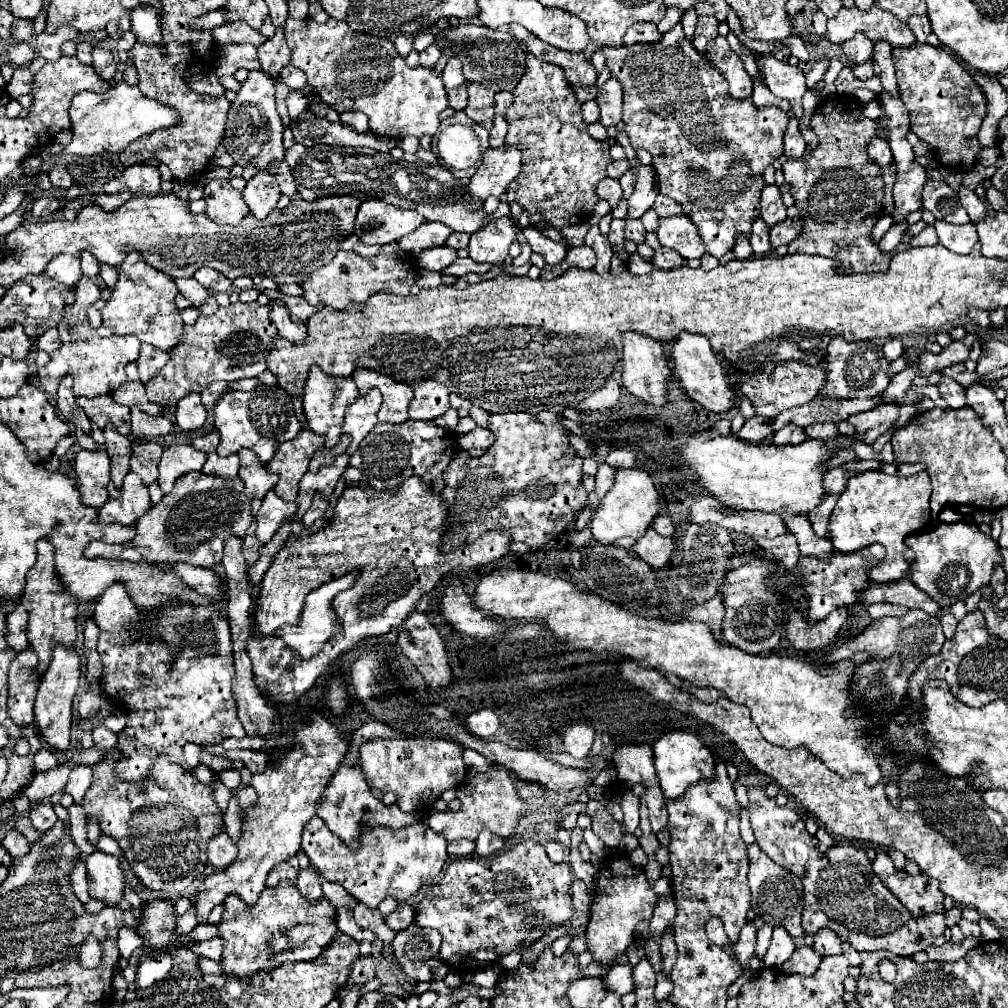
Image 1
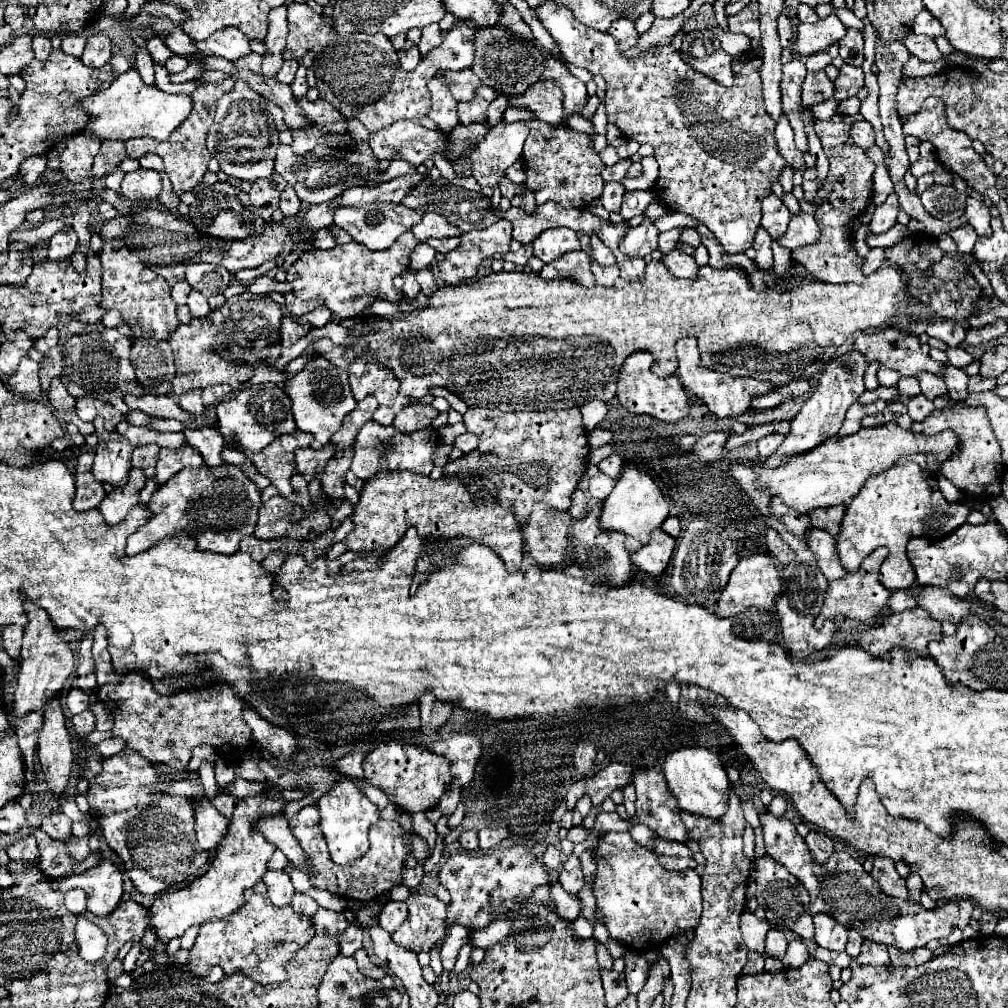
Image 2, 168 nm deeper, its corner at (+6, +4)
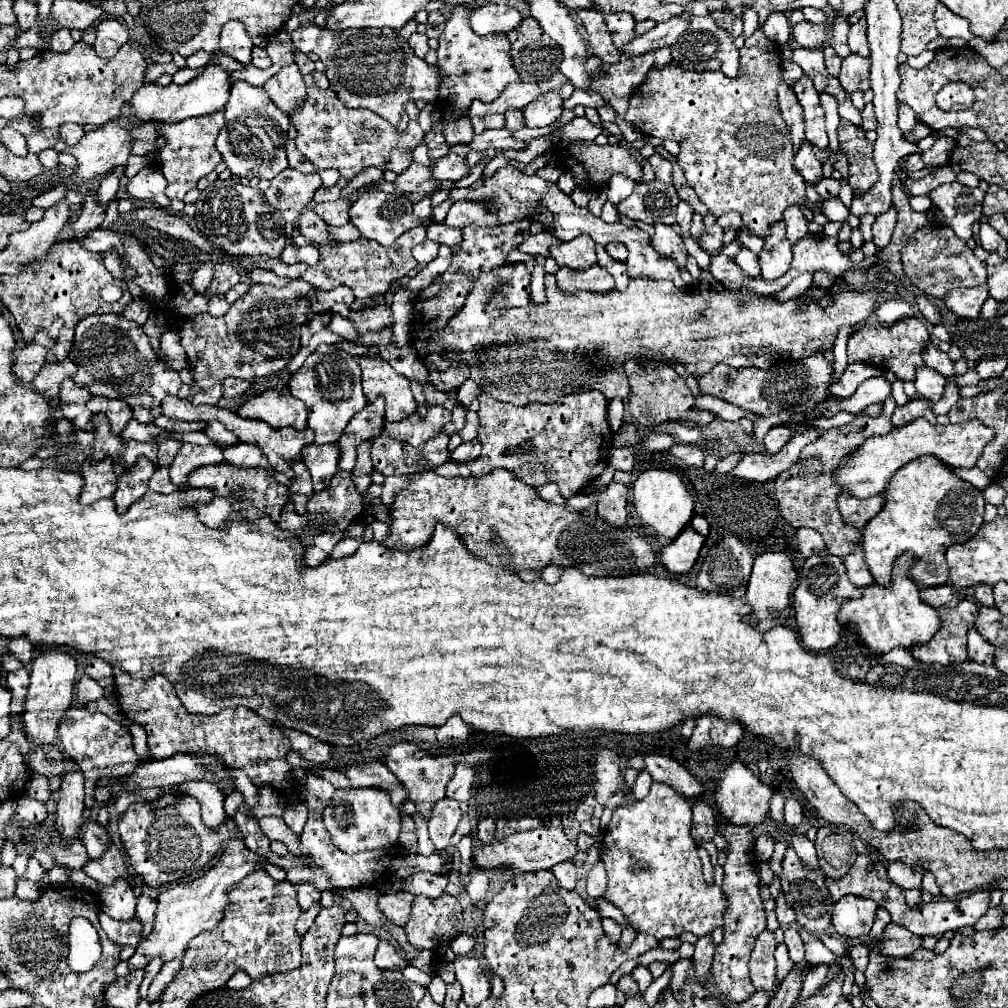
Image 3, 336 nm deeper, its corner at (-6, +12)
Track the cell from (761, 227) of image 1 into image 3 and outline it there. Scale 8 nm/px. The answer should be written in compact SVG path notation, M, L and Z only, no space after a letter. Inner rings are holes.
M776 222L770 228L770 234L764 238L764 248L758 254L760 276L764 280L776 280L784 276L792 262L792 244L786 238L786 224Z

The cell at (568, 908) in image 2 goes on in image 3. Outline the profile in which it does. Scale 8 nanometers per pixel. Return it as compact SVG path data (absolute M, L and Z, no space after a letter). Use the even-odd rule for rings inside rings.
M598 898L596 902L598 902L598 914L602 918L612 918L620 926L630 926L630 922L626 922L626 916L622 916L622 912L618 908L614 908L614 904L610 904L608 900L602 900L602 898Z

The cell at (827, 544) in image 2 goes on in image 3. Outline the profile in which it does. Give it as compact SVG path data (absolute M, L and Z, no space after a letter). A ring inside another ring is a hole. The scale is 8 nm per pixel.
M856 546L852 554L848 554L844 558L844 564L846 564L846 570L848 570L848 578L852 584L860 586L860 588L866 588L870 584L874 584L874 578L870 574L870 570L866 568L866 562L864 562L864 556L862 556L862 548Z

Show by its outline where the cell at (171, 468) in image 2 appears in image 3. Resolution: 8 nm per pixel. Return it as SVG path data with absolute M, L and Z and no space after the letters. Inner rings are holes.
M182 444L178 450L172 466L170 466L170 480L174 486L186 486L186 478L200 466L208 464L222 464L222 450L220 446L194 446Z

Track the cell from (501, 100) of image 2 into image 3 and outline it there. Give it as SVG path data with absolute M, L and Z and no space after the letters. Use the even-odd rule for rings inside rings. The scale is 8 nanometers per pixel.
M510 110L510 112L506 112L506 128L510 130L510 132L516 132L516 130L520 130L520 128L524 128L526 124L524 124L524 116L522 116L522 112L520 110Z

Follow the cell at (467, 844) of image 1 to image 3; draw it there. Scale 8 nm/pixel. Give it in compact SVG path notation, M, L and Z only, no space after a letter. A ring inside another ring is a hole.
M480 818L478 820L478 826L476 826L476 836L482 840L482 842L492 842L494 840L494 818Z

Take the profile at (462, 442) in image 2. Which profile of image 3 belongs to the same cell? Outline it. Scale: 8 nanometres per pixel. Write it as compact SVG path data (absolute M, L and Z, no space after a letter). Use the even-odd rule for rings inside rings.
M462 442L456 450L450 452L450 462L462 464L468 460L476 460L480 456L480 442Z

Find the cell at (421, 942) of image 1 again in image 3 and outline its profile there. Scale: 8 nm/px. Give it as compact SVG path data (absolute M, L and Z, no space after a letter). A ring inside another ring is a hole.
M444 894L434 900L426 896L414 898L410 920L406 922L404 928L408 942L414 944L416 948L438 948L440 944L448 944L456 934L462 934L462 908L458 898L450 894Z

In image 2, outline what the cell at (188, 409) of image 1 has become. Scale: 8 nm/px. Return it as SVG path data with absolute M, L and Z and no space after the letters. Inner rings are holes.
M194 390L194 392L186 392L178 398L178 404L182 410L190 412L192 416L200 416L204 412L204 404L202 404L202 398L200 398L200 390Z

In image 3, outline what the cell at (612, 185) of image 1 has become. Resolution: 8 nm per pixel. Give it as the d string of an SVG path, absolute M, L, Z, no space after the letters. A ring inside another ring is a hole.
M654 180L650 184L636 184L634 192L618 204L618 212L632 220L672 226L678 202L680 198L672 184Z

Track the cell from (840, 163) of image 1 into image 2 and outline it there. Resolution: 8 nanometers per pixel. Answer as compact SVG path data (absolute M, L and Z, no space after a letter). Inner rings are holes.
M834 114L830 120L816 120L816 134L822 142L822 148L830 160L830 170L824 182L804 180L804 200L814 206L814 218L822 230L816 244L800 246L792 250L792 258L800 262L816 280L822 282L862 282L866 276L862 272L864 258L856 252L852 230L846 228L848 222L862 218L870 200L872 200L872 174L876 170L868 154L850 140L852 124L844 122L842 114Z

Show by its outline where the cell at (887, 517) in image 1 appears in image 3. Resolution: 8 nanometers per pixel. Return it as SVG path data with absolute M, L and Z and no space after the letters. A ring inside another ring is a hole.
M920 456L902 466L890 480L888 490L882 494L886 504L880 514L864 526L862 540L866 564L874 574L876 584L890 586L894 560L906 550L916 554L916 564L912 568L914 582L926 588L946 584L948 564L944 554L952 544L966 542L982 526L982 492L970 482L960 480L946 464L942 464L942 460ZM932 568L938 572L930 572Z

